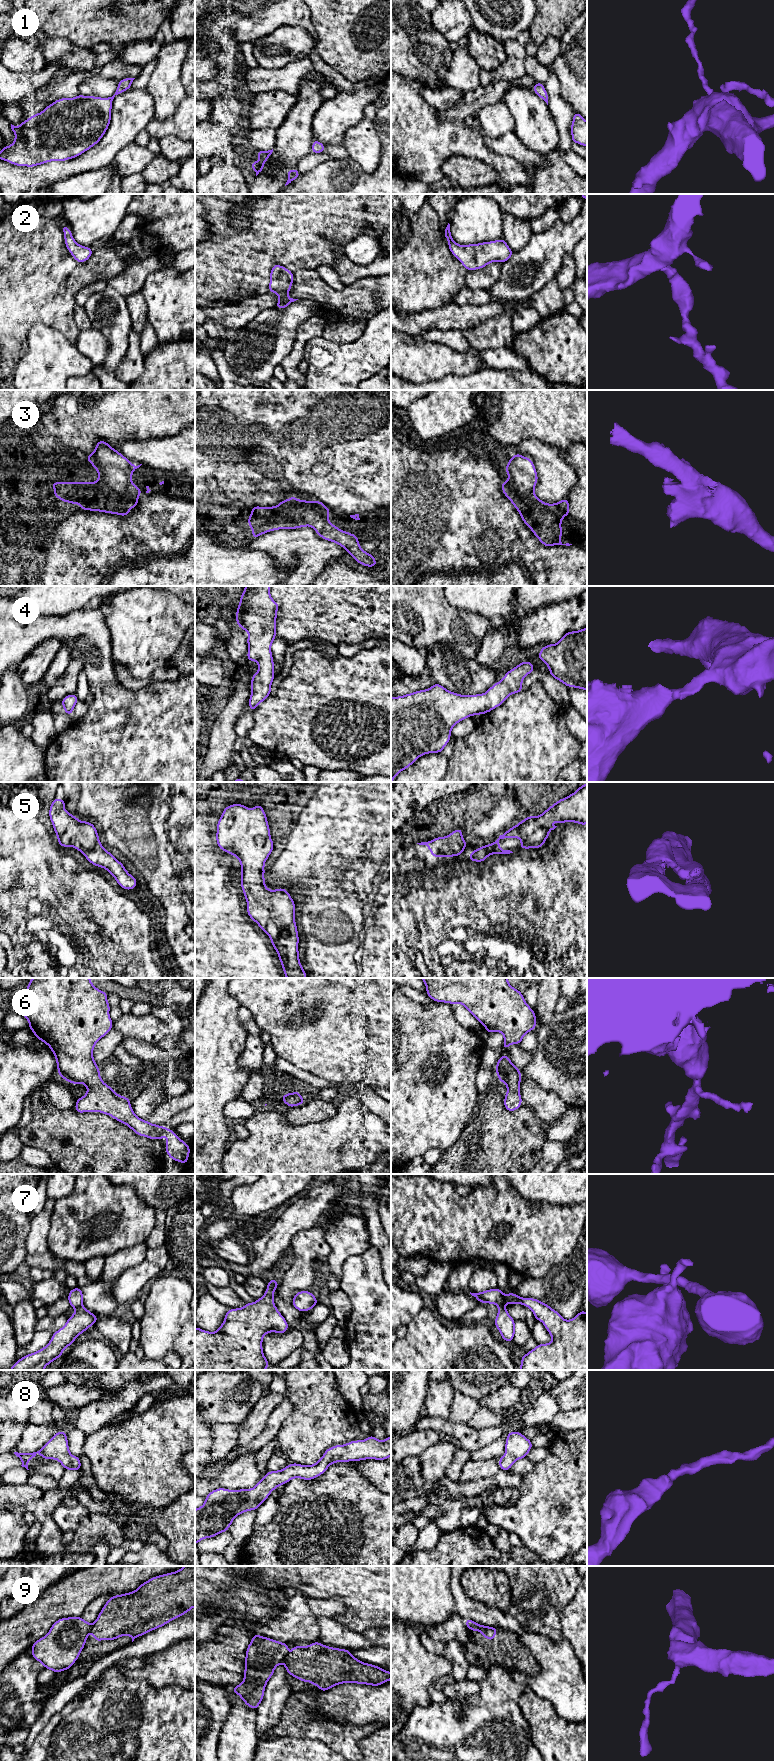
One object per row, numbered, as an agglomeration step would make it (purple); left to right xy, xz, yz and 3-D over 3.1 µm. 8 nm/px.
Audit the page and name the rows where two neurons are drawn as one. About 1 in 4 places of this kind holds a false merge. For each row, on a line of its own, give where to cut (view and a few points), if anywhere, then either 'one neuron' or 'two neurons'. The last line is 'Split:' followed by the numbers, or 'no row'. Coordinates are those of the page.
1: no cut | one neuron
2: no cut | one neuron
3: no cut | one neuron
4: no cut | one neuron
5: no cut | one neuron
6: no cut | one neuron
7: xy (82, 1306), (75, 1309) | two neurons
8: no cut | one neuron
9: xz (287, 1653), (282, 1661) | two neurons
Split: 7, 9

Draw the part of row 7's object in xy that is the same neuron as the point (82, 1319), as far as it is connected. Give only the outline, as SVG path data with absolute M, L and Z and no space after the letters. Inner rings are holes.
M76 1308L66 1324L53 1333L45 1347L17 1360L9 1370L44 1370L48 1364L60 1358L64 1349L71 1346L80 1334L95 1325L97 1320L98 1317L86 1308Z

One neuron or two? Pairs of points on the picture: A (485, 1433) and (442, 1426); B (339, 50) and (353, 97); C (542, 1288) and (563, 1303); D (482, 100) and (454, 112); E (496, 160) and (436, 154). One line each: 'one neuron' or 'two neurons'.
A: one neuron
B: two neurons
C: one neuron
D: one neuron
E: one neuron

